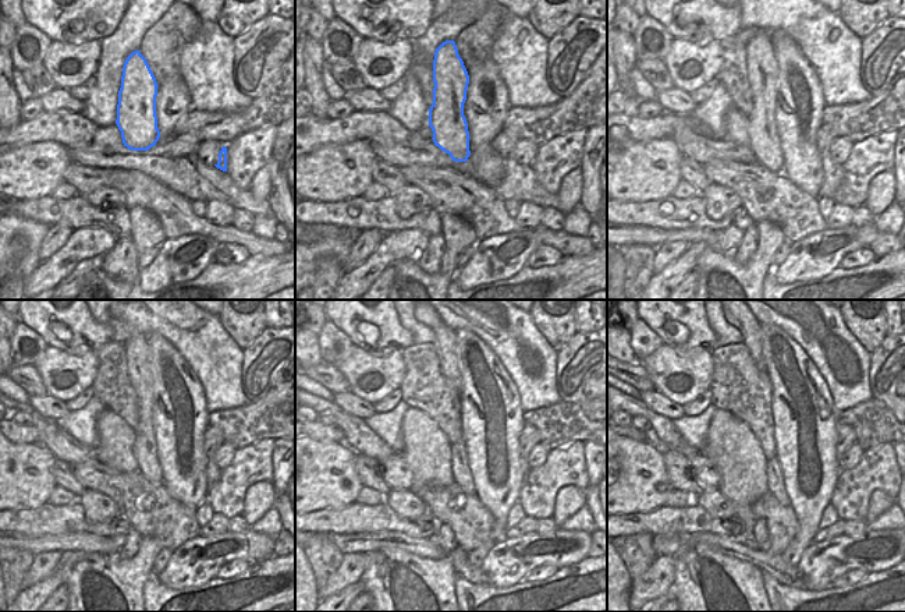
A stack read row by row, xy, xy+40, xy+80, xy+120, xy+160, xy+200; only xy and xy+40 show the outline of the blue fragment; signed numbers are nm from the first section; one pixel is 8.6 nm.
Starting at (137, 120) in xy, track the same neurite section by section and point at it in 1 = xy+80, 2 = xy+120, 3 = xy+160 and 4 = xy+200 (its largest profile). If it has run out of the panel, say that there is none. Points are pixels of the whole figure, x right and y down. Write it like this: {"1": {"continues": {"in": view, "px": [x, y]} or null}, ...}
{"1": {"continues": {"in": "xy+80", "px": [762, 69]}}, "2": {"continues": {"in": "xy+120", "px": [138, 361]}}, "3": {"continues": {"in": "xy+160", "px": [444, 338]}}, "4": {"continues": {"in": "xy+200", "px": [751, 329]}}}

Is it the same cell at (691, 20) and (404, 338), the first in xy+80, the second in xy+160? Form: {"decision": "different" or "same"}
{"decision": "same"}

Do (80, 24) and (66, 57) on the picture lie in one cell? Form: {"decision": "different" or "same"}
{"decision": "different"}

